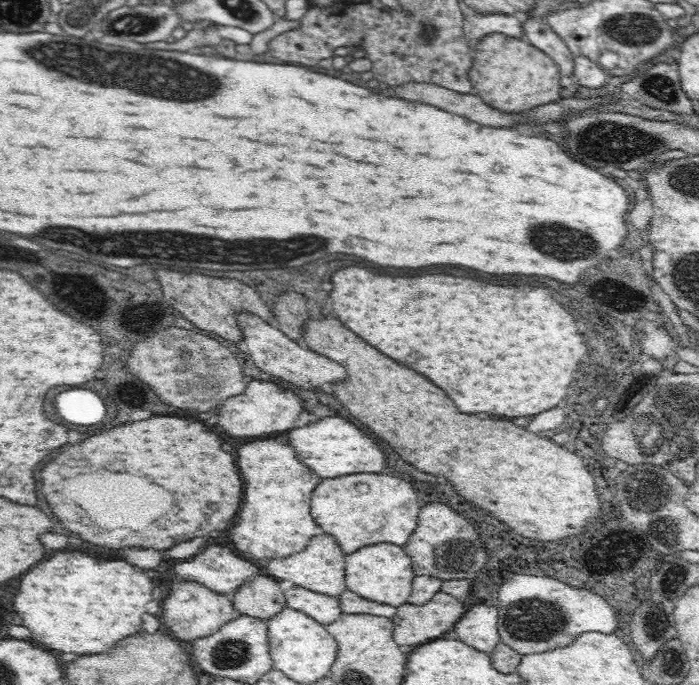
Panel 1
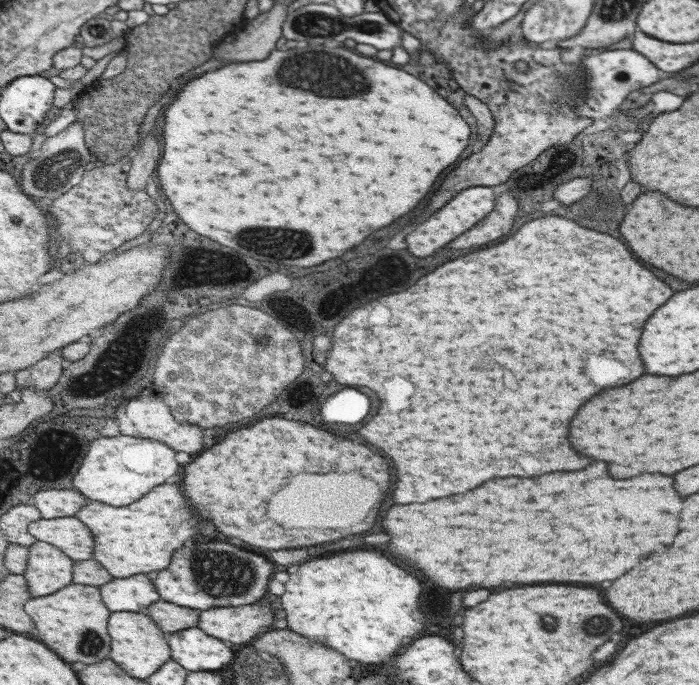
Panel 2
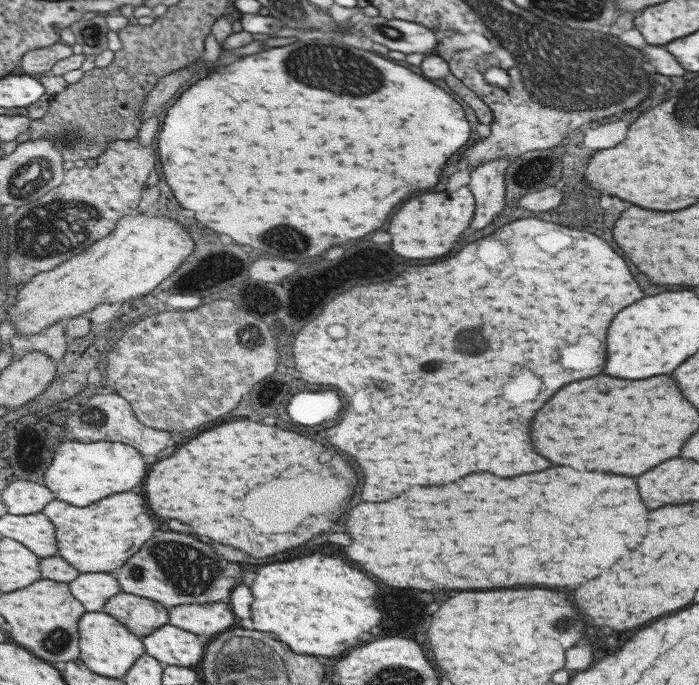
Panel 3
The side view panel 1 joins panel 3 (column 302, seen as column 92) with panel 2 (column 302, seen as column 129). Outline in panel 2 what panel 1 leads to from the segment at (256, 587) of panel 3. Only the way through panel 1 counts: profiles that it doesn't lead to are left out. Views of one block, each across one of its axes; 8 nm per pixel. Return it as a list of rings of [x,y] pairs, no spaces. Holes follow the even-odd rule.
[[[380,552],[334,554],[330,558],[316,558],[300,566],[290,566],[286,572],[290,578],[284,584],[286,592],[280,596],[280,600],[282,610],[286,612],[288,630],[304,634],[306,638],[312,638],[314,642],[320,642],[324,646],[332,646],[334,650],[340,650],[340,654],[344,654],[346,658],[364,664],[386,662],[402,646],[410,644],[424,626],[424,616],[418,610],[422,584]]]

